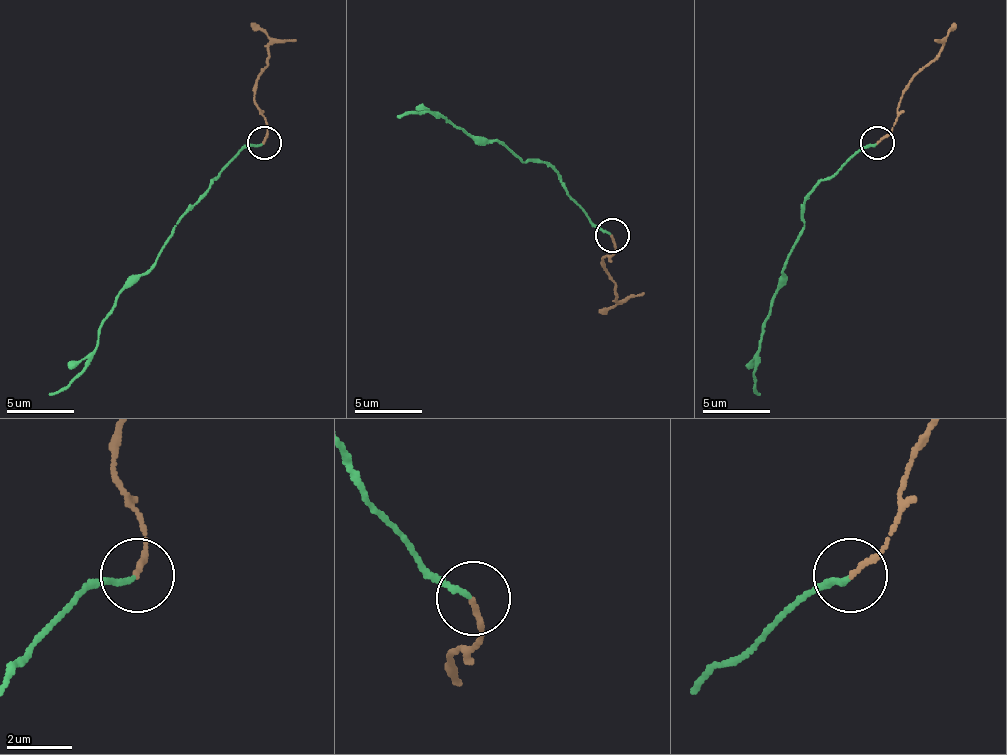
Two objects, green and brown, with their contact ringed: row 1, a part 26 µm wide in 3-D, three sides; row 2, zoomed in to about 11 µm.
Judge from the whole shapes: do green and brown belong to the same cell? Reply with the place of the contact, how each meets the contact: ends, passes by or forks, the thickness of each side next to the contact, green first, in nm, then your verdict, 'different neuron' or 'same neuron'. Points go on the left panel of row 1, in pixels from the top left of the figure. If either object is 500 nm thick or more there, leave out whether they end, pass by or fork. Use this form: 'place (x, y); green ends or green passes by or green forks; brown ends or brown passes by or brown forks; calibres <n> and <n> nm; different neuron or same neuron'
place (264, 143); green ends; brown ends; calibres 160 and 170 nm; same neuron

